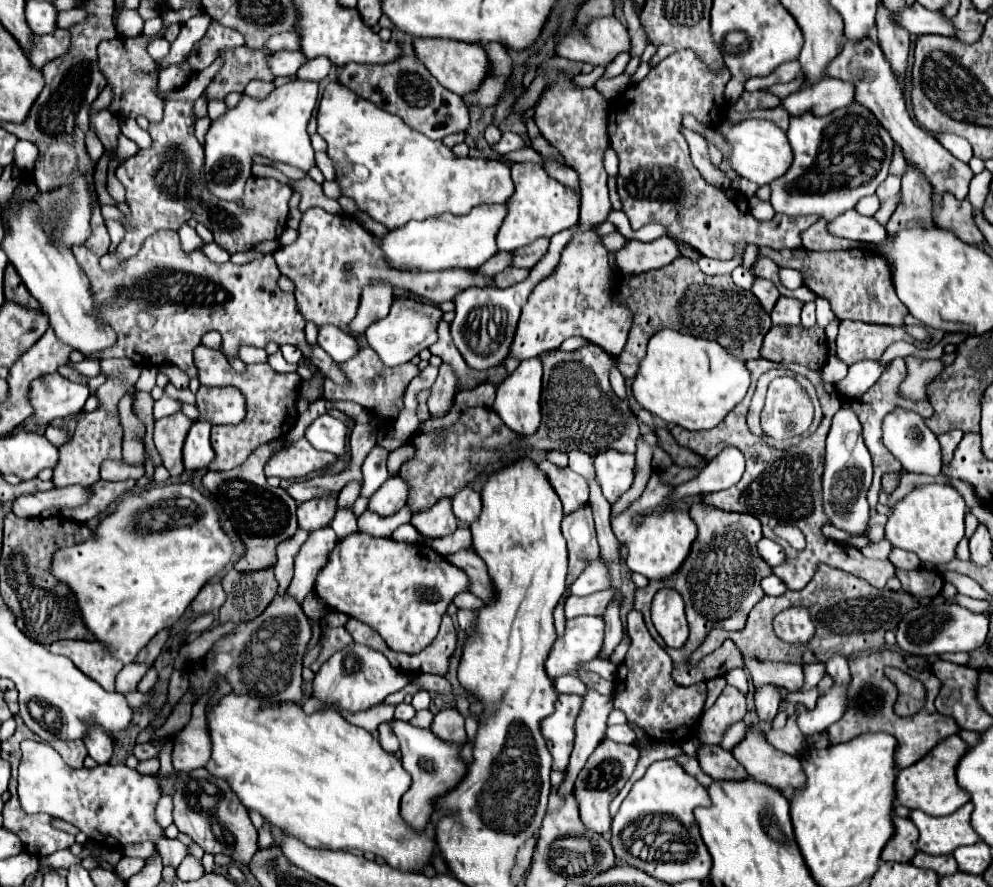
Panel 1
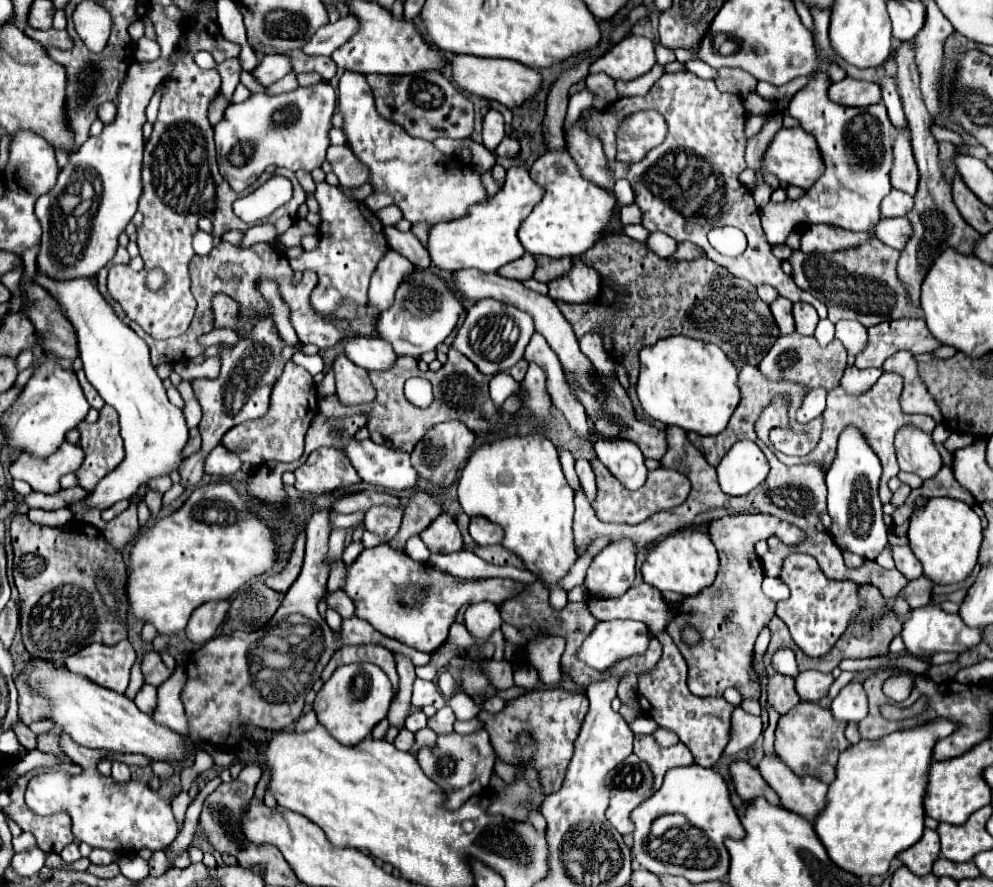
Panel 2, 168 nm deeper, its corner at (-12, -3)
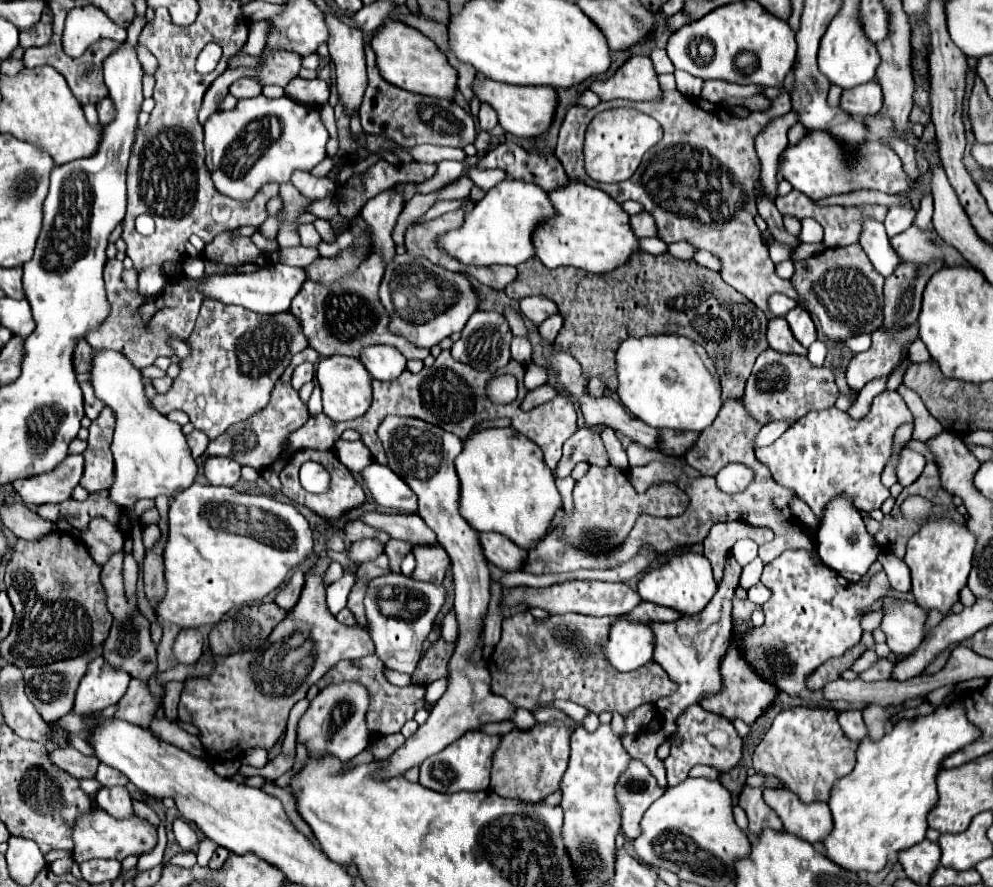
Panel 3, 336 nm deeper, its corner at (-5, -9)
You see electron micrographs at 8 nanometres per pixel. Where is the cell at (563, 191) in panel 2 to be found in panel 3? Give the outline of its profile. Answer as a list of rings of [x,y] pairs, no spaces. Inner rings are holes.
[[[569,181],[567,187],[551,191],[549,197],[561,221],[551,235],[547,235],[547,223],[535,233],[537,259],[541,259],[545,267],[575,267],[589,273],[609,273],[627,263],[633,253],[641,251],[639,237],[629,223],[629,213],[605,191]]]

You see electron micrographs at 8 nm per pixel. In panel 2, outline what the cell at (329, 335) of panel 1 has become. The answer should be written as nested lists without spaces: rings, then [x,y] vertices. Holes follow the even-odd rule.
[[[346,337],[342,341],[344,355],[364,369],[390,369],[396,361],[392,345],[380,337]]]

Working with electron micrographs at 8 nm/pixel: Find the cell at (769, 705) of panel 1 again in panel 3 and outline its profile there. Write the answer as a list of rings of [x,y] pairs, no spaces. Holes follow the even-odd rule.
[[[793,707],[781,711],[771,729],[765,733],[753,753],[753,769],[765,775],[775,775],[787,783],[787,787],[799,795],[803,803],[823,801],[831,797],[831,787],[837,779],[851,773],[855,767],[857,745],[845,739],[835,709],[825,707]]]

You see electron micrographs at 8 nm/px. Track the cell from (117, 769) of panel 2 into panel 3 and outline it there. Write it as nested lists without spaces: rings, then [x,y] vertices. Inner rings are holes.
[[[103,787],[95,799],[103,811],[117,819],[127,819],[133,815],[131,797],[125,787]]]

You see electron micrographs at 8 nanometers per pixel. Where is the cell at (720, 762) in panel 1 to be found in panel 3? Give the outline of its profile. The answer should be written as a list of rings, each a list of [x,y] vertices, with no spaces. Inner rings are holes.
[[[743,787],[739,805],[745,809],[745,813],[749,817],[749,831],[753,835],[759,835],[763,829],[783,831],[783,825],[781,825],[781,819],[777,817],[777,813],[763,801],[761,789]]]

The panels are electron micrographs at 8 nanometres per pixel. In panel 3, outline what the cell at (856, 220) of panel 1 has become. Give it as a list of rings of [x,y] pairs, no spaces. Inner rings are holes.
[[[915,225],[903,231],[901,235],[893,237],[891,245],[899,253],[901,259],[911,261],[911,263],[927,265],[931,261],[941,259],[945,267],[959,267],[959,265],[971,267],[965,263],[963,255],[959,255],[955,247],[943,243],[935,231],[921,231]]]

